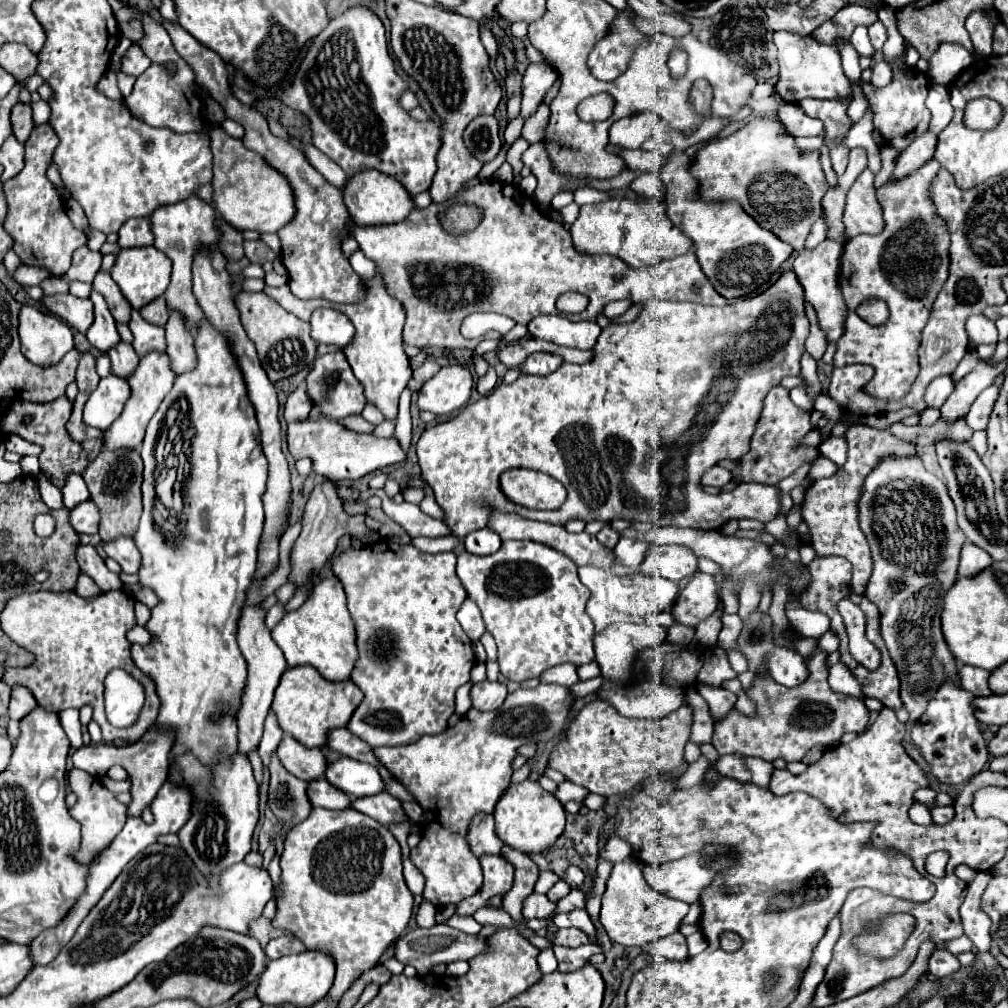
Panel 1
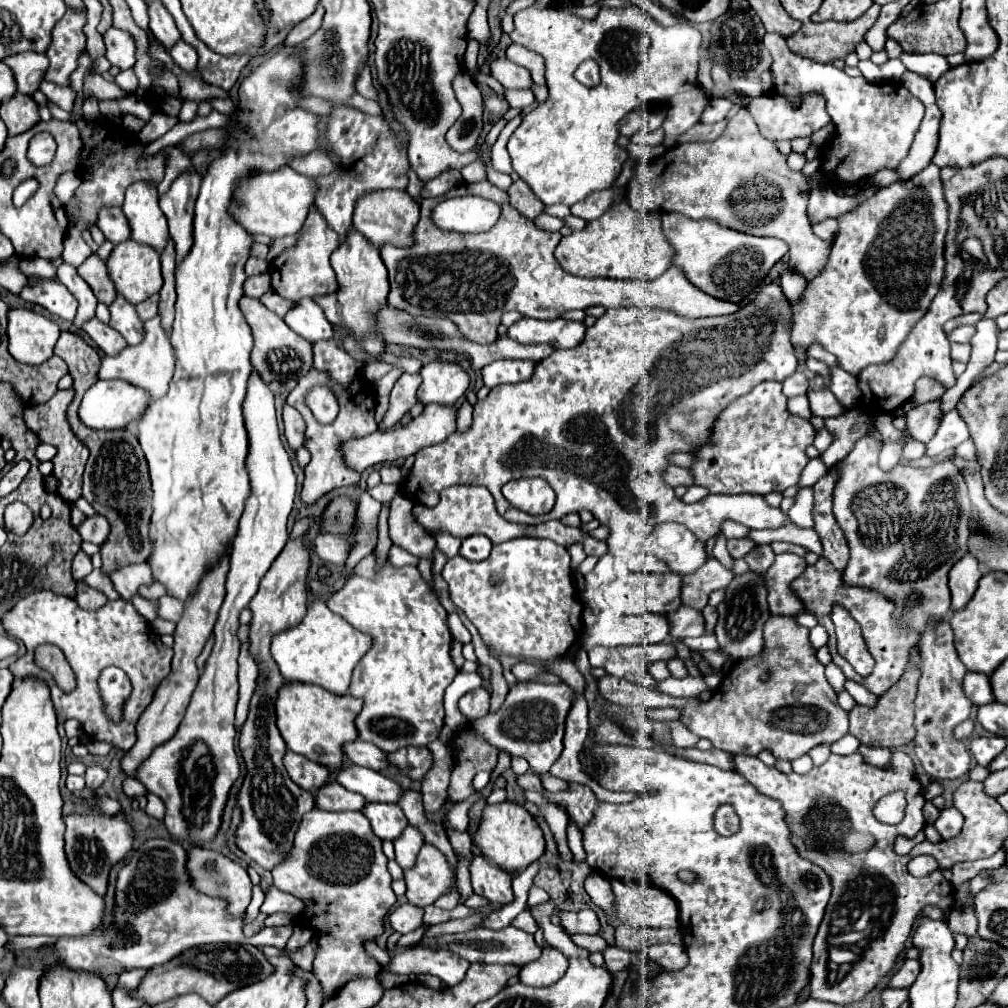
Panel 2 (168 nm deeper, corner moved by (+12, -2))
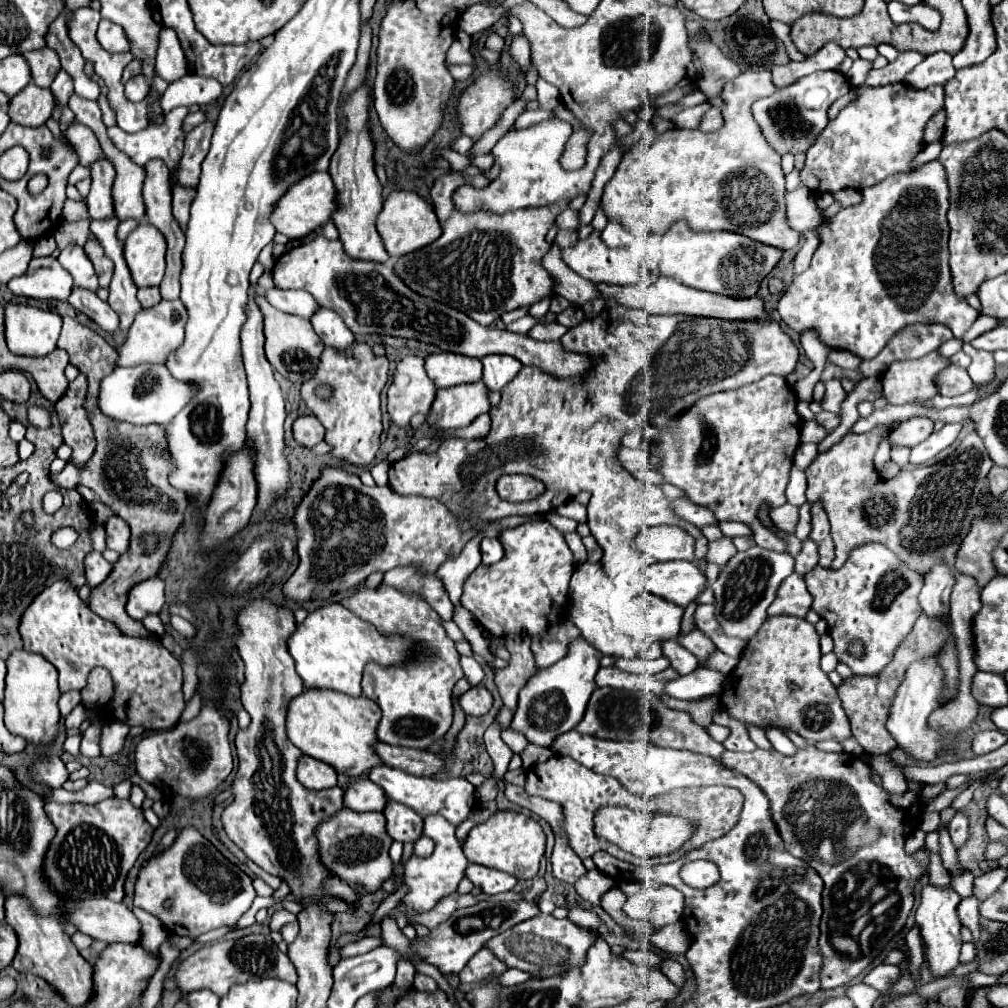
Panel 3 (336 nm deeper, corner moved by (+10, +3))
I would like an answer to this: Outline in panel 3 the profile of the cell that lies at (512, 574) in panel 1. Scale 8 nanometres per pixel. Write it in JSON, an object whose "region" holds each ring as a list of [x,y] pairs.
{"region":[[[533,521],[525,525],[517,525],[513,529],[505,529],[499,535],[505,557],[493,565],[493,567],[479,567],[463,587],[463,597],[461,603],[465,609],[473,613],[473,617],[479,621],[483,629],[487,629],[495,637],[505,637],[513,633],[527,633],[527,635],[537,635],[545,631],[551,623],[557,623],[559,619],[565,617],[567,609],[567,589],[569,589],[569,579],[573,575],[573,555],[563,539],[563,533],[557,531],[549,521]]]}

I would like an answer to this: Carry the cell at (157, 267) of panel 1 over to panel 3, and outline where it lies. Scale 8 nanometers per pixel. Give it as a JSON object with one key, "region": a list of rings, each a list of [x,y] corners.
{"region":[[[141,223],[125,241],[125,259],[137,287],[159,285],[165,275],[167,241],[151,223]]]}

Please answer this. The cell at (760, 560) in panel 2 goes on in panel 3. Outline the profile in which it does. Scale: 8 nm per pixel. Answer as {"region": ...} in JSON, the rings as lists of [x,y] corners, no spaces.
{"region":[[[777,375],[733,391],[707,395],[675,417],[669,429],[657,431],[657,437],[651,439],[651,449],[661,457],[657,471],[667,483],[679,487],[687,501],[711,509],[717,521],[745,523],[759,547],[787,553],[787,543],[761,523],[757,511],[761,505],[775,509],[787,503],[785,487],[801,429],[795,403],[797,397],[793,397],[791,385]]]}

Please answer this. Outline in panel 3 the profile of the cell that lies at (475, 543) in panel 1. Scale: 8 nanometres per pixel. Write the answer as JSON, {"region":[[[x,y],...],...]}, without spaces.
{"region":[[[485,537],[481,541],[481,555],[483,555],[483,565],[493,565],[497,561],[503,559],[503,545],[499,541],[499,537]]]}

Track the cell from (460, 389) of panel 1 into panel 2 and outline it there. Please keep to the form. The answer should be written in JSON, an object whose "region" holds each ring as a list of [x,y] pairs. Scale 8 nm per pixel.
{"region":[[[429,362],[421,368],[423,384],[419,386],[417,400],[427,404],[449,406],[461,398],[469,386],[469,376],[463,372],[459,364],[451,362]]]}

